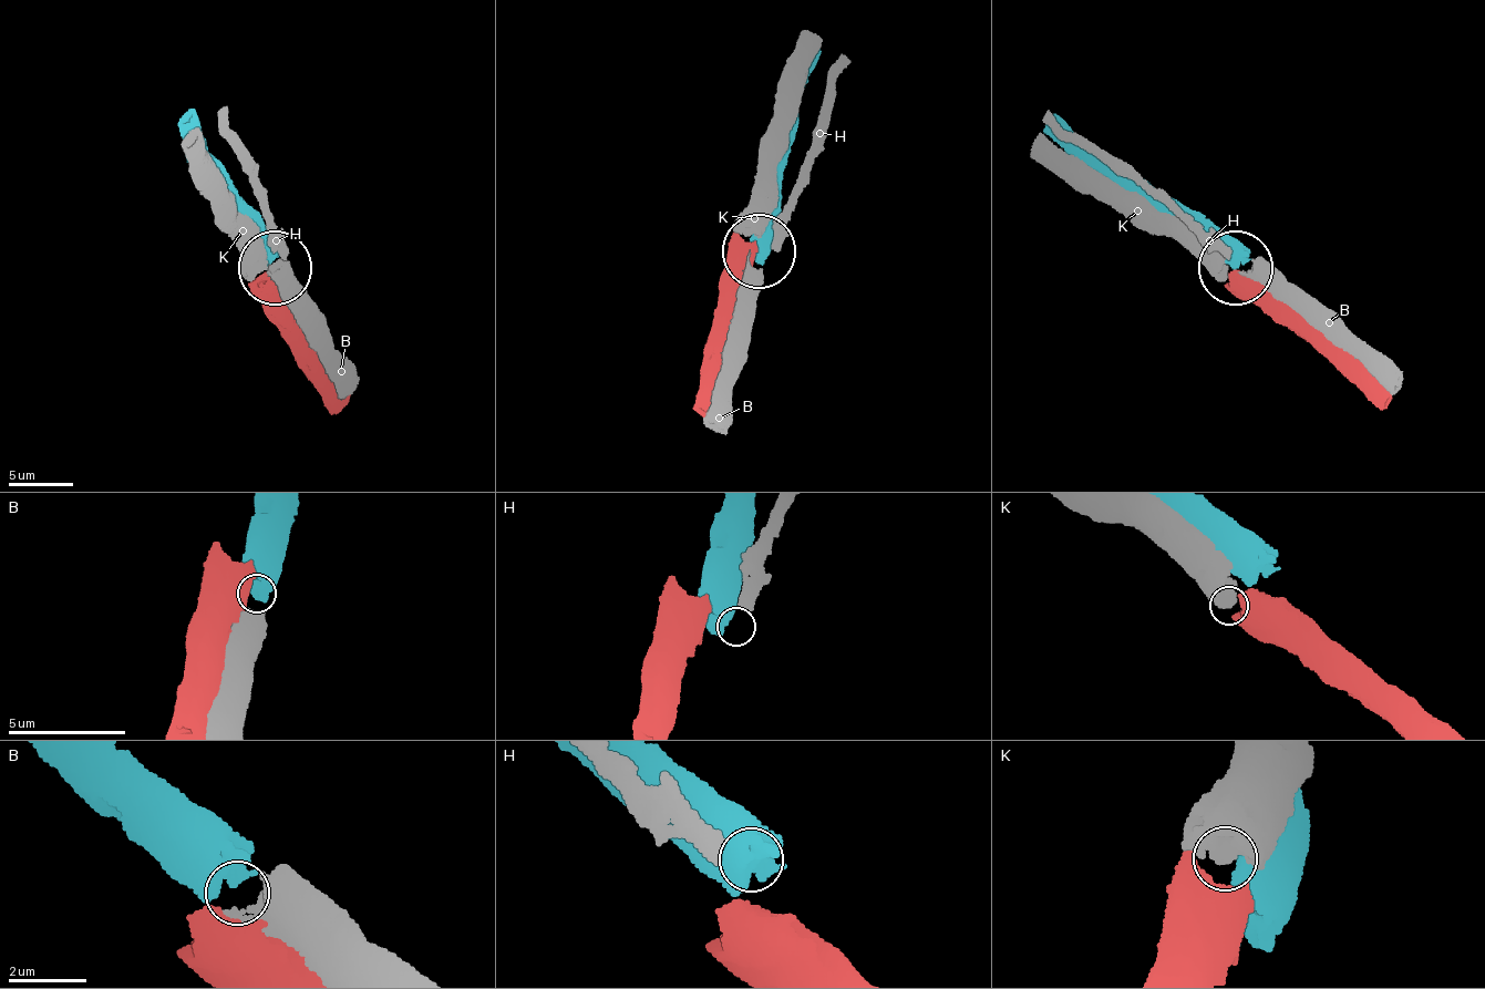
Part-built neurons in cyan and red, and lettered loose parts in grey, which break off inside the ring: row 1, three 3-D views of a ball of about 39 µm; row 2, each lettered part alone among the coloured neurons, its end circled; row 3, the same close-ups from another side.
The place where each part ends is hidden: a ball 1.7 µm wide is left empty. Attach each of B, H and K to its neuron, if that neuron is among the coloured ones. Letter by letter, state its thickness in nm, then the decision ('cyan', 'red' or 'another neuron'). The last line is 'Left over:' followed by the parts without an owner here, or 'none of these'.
B: 260 nm thick; cyan
H: 480 nm thick; another neuron
K: 800 nm thick; red
Left over: H

